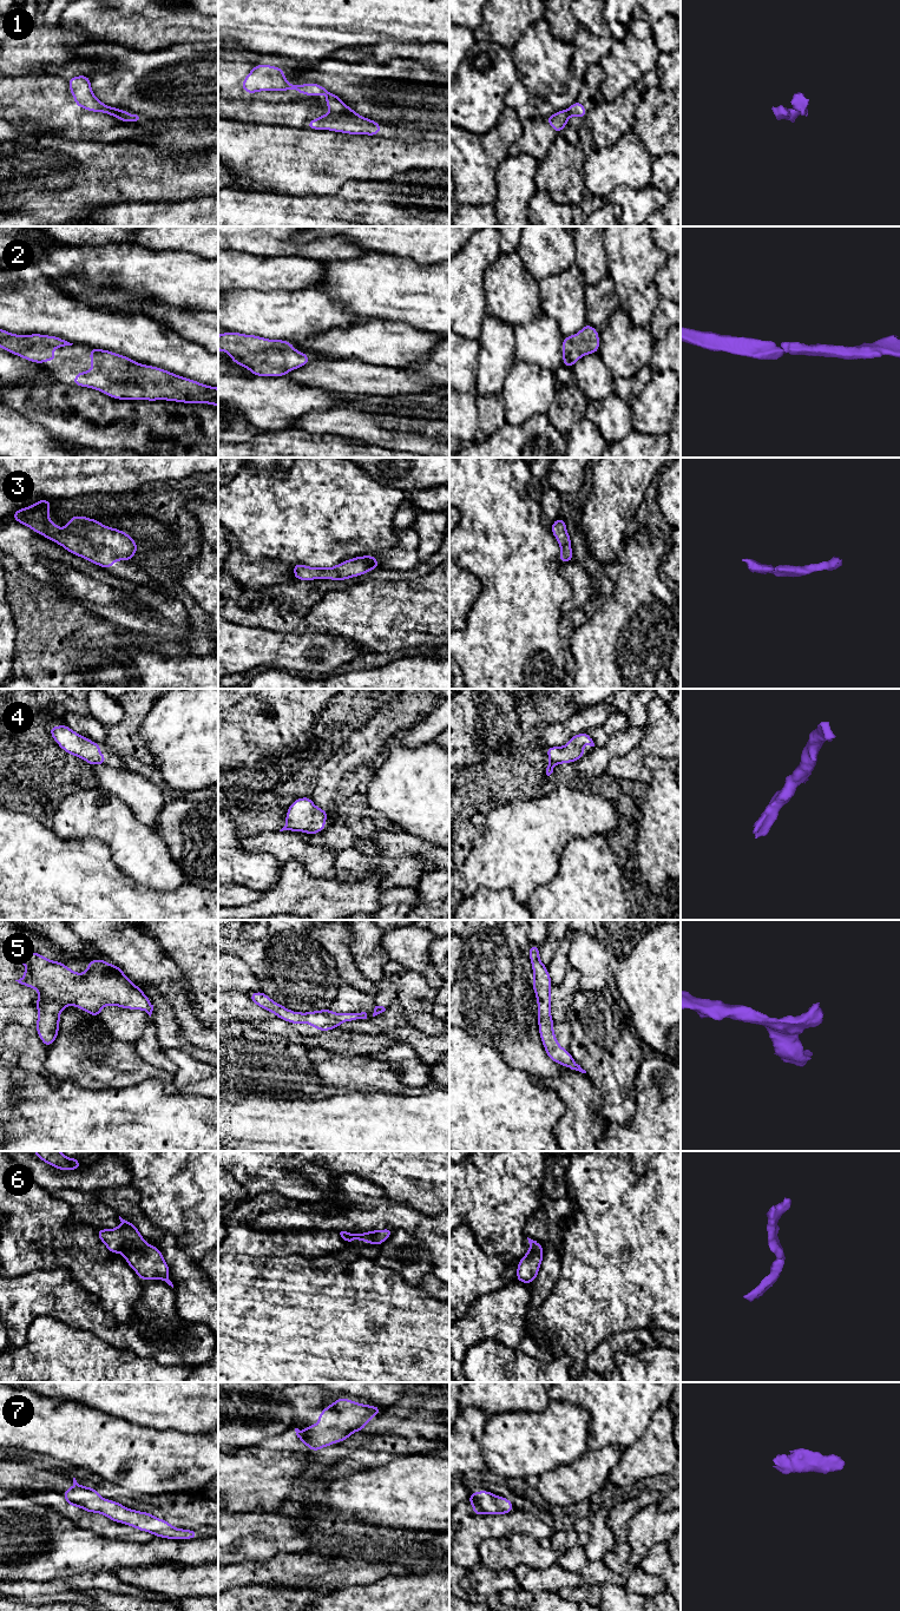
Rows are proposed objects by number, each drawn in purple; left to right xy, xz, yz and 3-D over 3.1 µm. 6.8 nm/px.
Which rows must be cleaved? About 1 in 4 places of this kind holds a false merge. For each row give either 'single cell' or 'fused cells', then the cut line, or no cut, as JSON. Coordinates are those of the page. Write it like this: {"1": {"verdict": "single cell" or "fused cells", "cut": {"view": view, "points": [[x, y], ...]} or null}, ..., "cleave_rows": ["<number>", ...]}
{"1": {"verdict": "fused cells", "cut": {"view": "xz", "points": [[333, 111], [357, 116]]}}, "2": {"verdict": "single cell", "cut": null}, "3": {"verdict": "single cell", "cut": null}, "4": {"verdict": "single cell", "cut": null}, "5": {"verdict": "single cell", "cut": null}, "6": {"verdict": "single cell", "cut": null}, "7": {"verdict": "single cell", "cut": null}, "cleave_rows": ["1"]}

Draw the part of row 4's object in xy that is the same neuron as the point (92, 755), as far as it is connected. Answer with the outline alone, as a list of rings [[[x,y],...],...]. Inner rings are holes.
[[[66,724],[50,726],[48,732],[67,754],[83,758],[90,765],[105,764],[107,756],[100,754],[100,744],[73,731]]]

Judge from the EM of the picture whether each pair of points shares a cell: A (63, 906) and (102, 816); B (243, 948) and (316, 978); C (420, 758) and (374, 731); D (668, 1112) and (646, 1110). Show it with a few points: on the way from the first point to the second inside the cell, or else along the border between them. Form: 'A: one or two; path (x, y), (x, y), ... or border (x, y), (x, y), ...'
A: two; border (64, 837), (99, 839), (106, 845), (112, 857)
B: one; path (261, 955), (286, 961), (299, 973)
C: two; border (395, 734), (383, 744)
D: one; path (663, 1110), (651, 1110)

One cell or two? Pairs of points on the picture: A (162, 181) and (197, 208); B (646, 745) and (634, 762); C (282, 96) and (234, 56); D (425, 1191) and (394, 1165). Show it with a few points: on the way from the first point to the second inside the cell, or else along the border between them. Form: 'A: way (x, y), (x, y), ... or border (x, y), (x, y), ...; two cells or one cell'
A: border (205, 195), (172, 201), (158, 199); two cells
B: way (643, 749), (635, 758); one cell
C: way (270, 86), (262, 78), (256, 78), (245, 67); one cell
D: way (418, 1184), (401, 1168); one cell

